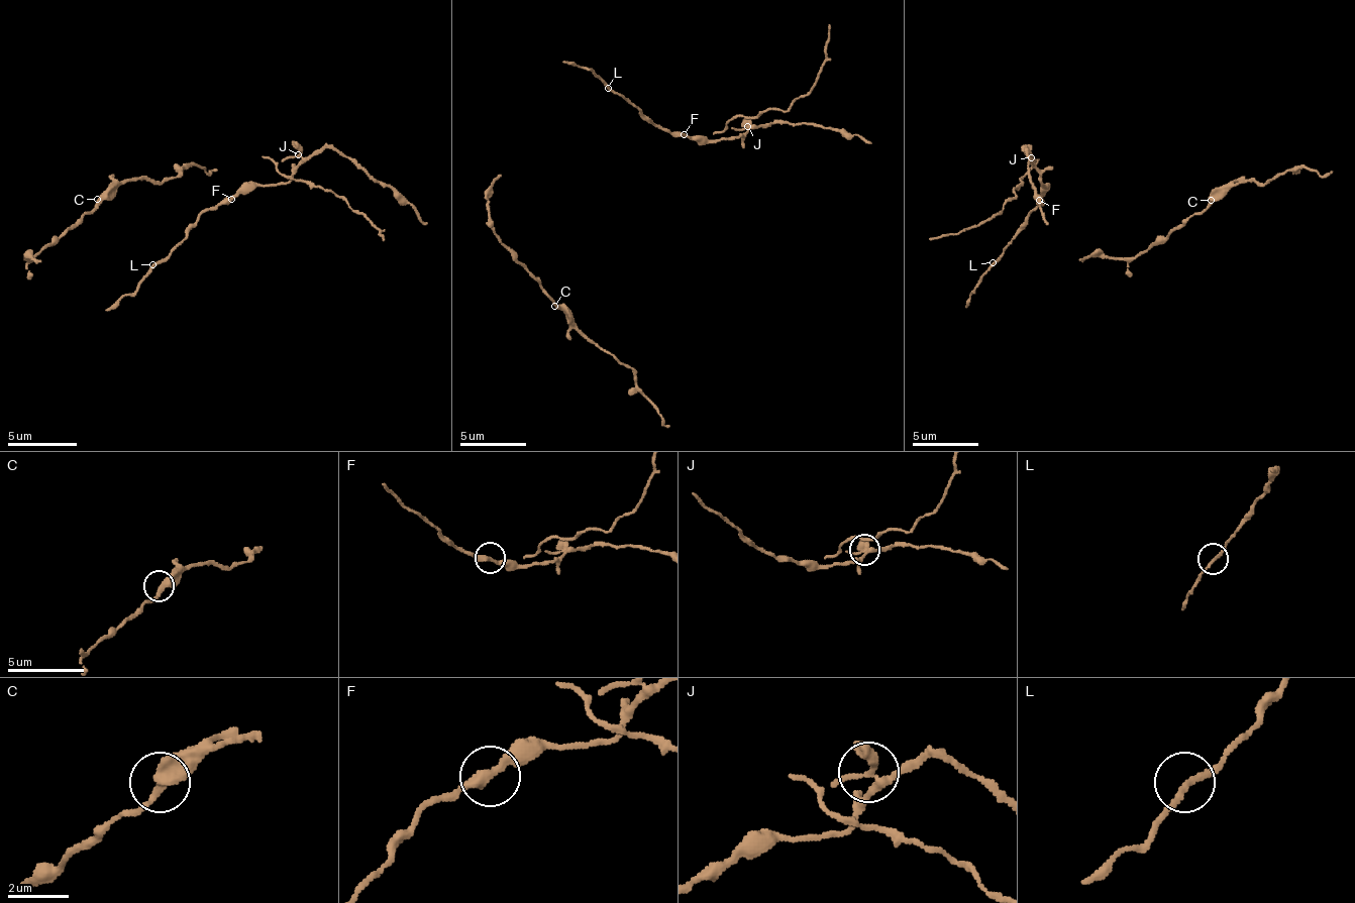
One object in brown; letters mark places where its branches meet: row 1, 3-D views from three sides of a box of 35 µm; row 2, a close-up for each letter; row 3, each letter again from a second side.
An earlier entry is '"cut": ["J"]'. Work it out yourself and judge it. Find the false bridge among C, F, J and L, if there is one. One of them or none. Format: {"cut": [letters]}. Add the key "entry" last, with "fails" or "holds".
{"cut": ["J"], "entry": "holds"}

